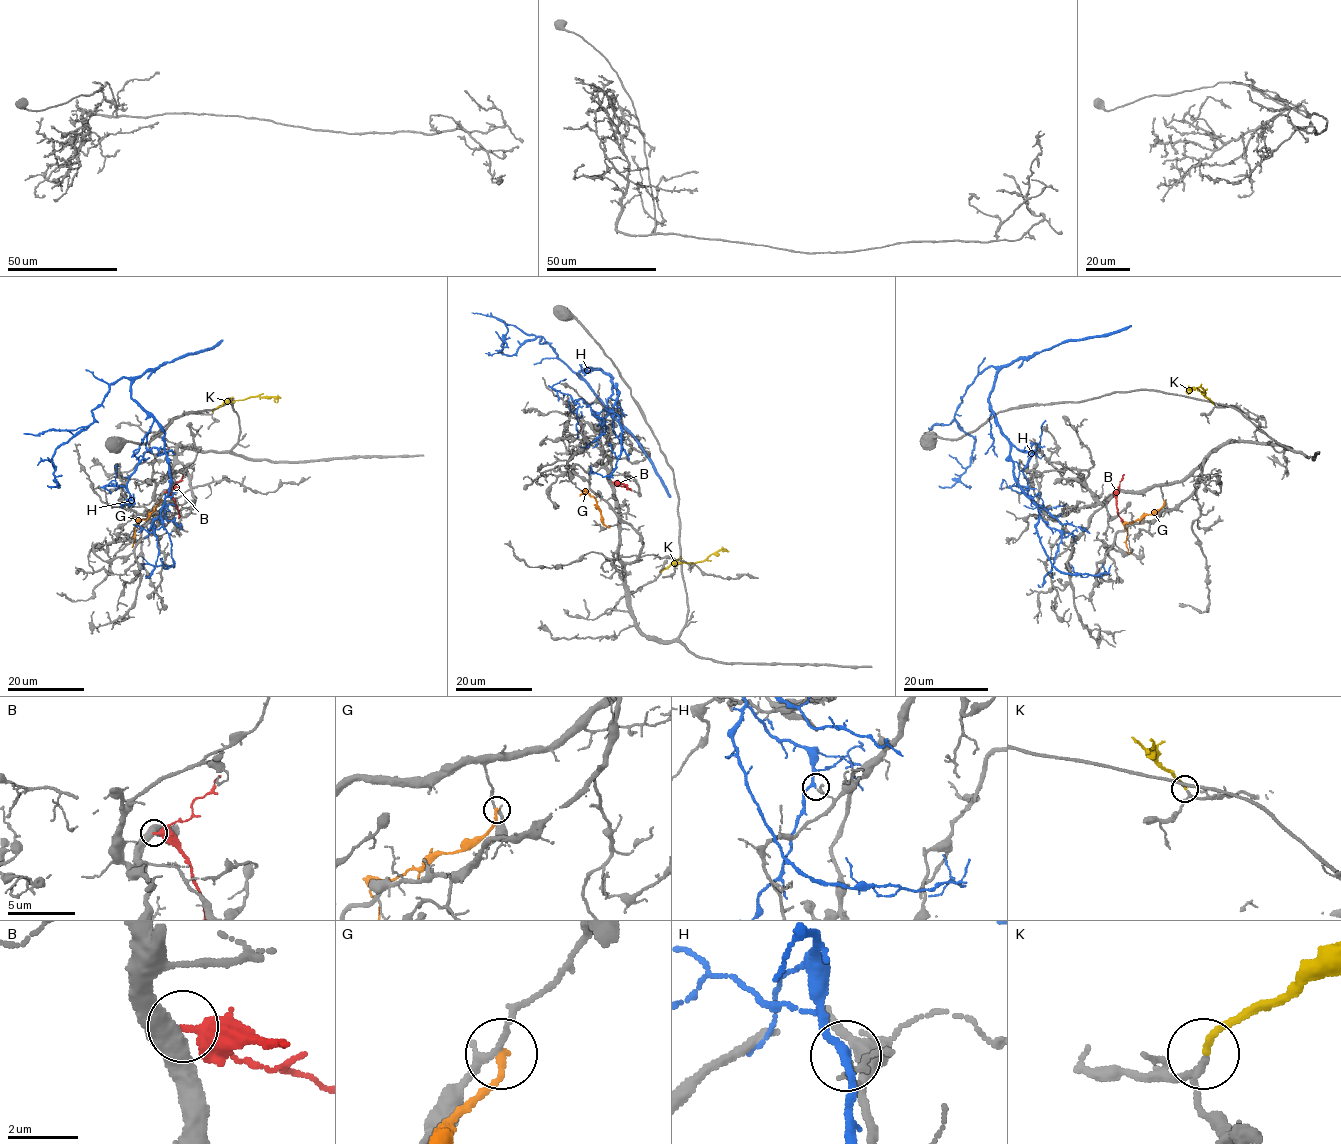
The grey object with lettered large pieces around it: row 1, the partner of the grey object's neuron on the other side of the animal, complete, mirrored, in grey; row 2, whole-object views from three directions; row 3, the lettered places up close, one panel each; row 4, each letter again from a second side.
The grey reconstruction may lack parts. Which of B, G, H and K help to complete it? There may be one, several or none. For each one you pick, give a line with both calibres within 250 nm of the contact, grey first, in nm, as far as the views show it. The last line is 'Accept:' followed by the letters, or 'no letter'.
K: 190/200 nm
Accept: K

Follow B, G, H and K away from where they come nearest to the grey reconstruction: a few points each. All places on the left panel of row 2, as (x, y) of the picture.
B: (164, 492), (175, 501), (178, 518)
G: (161, 500), (149, 516), (135, 527), (132, 547)
H: (157, 537), (152, 522), (170, 484), (164, 433), (127, 378), (56, 449), (56, 486)
K: (213, 412), (223, 403), (255, 396), (272, 396), (276, 402)

